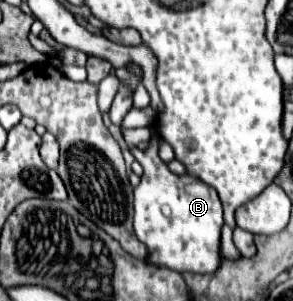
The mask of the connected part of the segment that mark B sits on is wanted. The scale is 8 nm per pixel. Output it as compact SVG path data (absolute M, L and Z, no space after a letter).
M153 140L149 150L131 150L135 160L143 166L141 184L135 188L135 234L137 238L149 248L149 262L157 266L167 266L177 272L201 272L211 274L219 264L219 252L221 252L221 226L223 226L223 208L221 200L217 196L217 190L205 182L201 182L195 176L175 176L167 164L157 154L157 142Z

